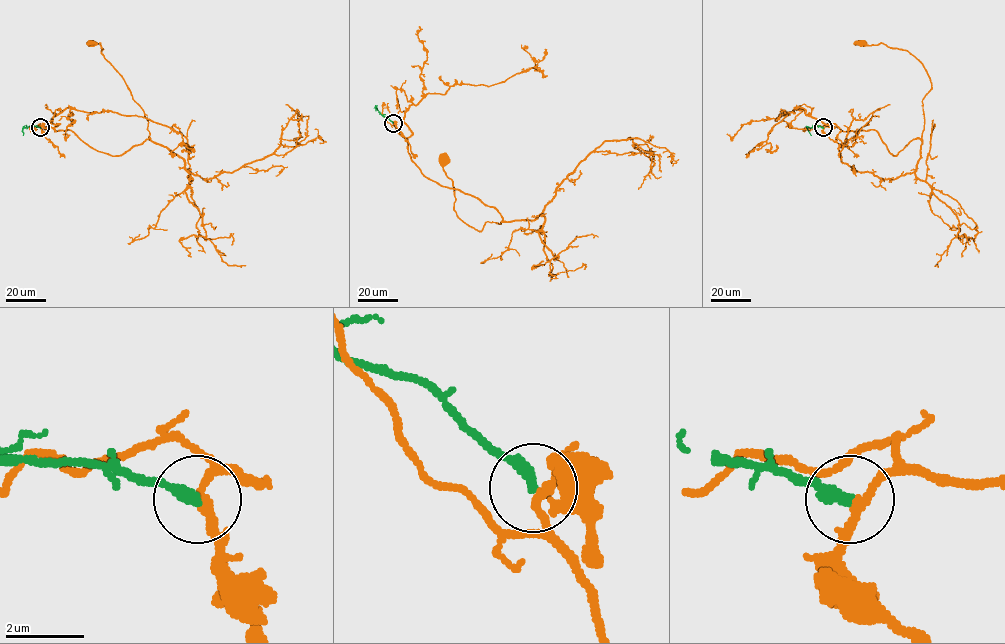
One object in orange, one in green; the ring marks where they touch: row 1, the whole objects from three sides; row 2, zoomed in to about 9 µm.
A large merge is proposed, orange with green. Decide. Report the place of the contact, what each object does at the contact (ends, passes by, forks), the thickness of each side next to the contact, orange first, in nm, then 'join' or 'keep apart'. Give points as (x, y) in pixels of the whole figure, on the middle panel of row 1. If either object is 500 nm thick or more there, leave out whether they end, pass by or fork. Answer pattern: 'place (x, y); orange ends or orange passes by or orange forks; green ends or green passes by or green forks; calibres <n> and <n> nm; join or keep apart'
place (393, 123); orange passes by; green ends; calibres 220 and 320 nm; keep apart

